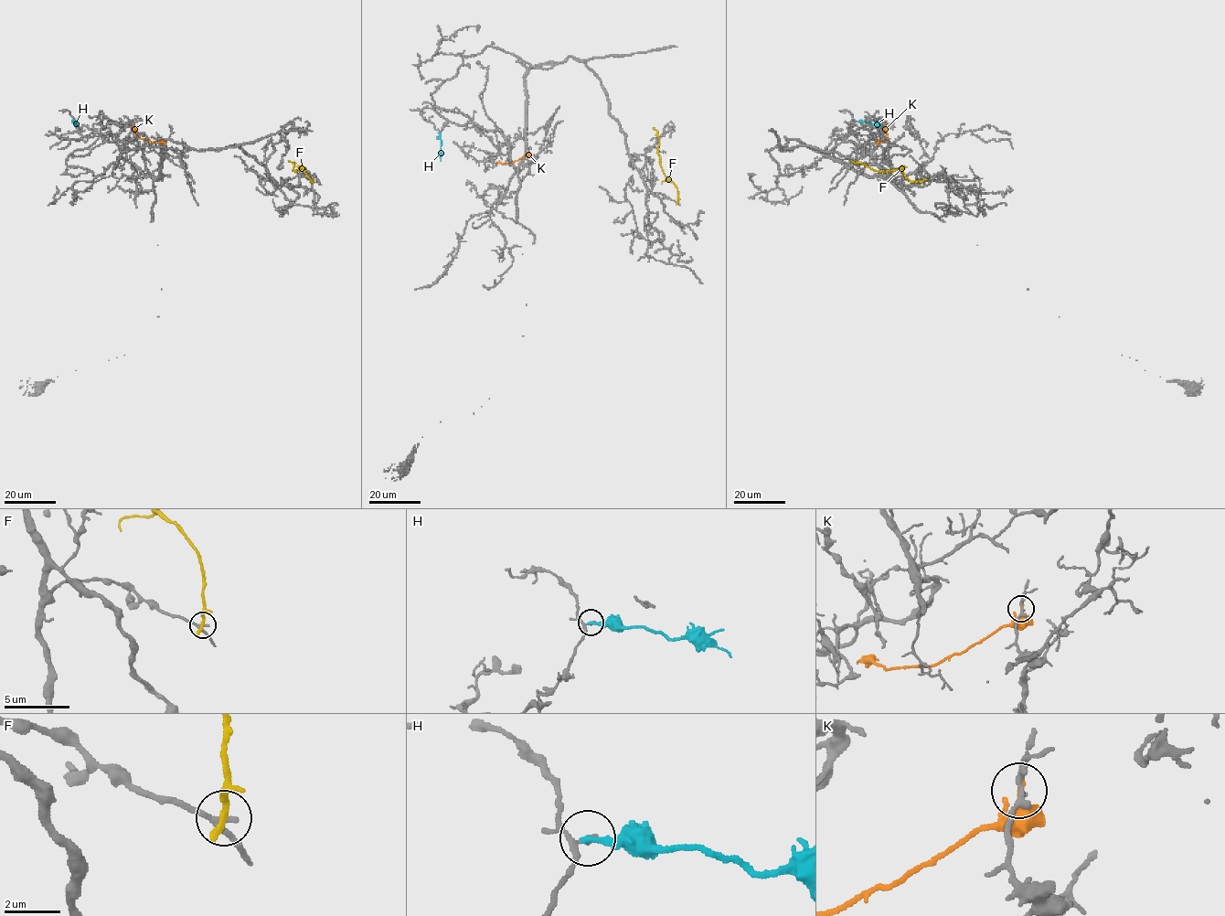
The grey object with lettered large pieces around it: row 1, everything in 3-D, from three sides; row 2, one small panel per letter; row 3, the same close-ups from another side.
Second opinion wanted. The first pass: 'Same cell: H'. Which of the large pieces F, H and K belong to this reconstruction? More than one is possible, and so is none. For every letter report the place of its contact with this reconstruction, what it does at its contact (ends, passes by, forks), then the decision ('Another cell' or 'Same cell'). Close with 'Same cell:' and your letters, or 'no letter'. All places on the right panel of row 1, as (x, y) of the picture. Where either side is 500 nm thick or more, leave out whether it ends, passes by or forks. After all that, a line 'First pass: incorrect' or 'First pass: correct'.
F: Touches grey at (924, 179). It ends there. Another cell
H: Touches grey at (856, 121). It ends there. Another cell
K: Touches grey at (875, 143). It ends there. Another cell
Same cell: no letter
First pass: incorrect

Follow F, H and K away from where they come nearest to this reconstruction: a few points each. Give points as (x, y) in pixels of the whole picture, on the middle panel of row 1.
F: (677, 202), (676, 187), (665, 176), (660, 165), (657, 149), (659, 138), (653, 127)
H: (440, 133), (440, 160)
K: (528, 152), (510, 164), (496, 163)

